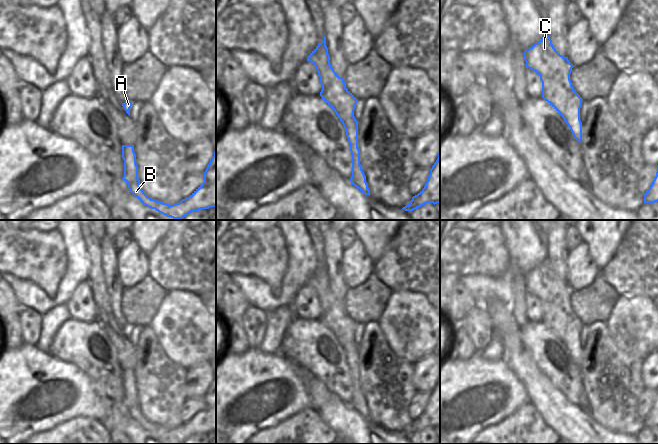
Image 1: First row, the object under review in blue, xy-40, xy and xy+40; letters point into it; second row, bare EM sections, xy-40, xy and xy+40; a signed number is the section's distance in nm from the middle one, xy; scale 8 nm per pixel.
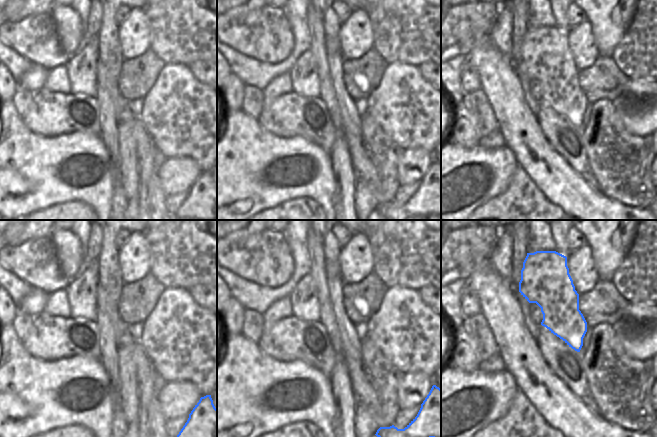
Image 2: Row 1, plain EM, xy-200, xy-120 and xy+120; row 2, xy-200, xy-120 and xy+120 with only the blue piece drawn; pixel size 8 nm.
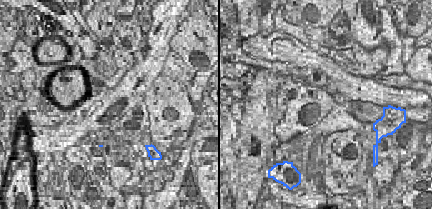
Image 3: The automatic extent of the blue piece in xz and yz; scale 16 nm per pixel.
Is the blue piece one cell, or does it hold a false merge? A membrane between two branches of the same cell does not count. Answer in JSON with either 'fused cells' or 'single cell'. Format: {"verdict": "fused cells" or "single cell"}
{"verdict": "single cell"}

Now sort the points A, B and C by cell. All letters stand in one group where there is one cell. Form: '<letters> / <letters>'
A B C

